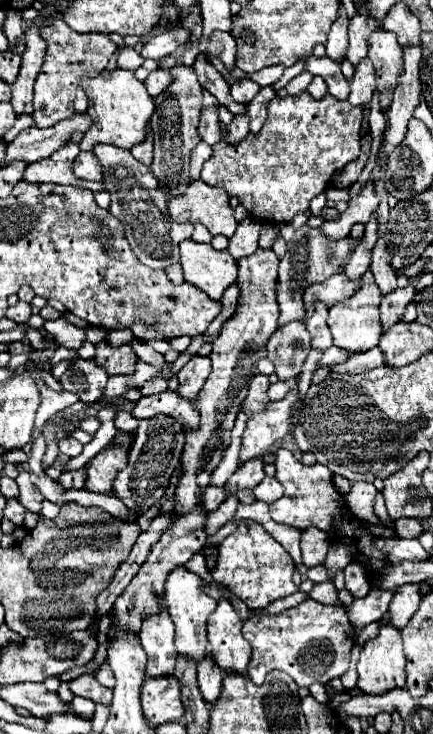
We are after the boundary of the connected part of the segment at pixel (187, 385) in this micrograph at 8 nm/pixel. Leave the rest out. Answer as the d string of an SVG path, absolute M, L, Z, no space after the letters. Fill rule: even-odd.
M191 357L191 361L177 373L179 397L183 397L185 401L193 401L201 391L203 383L207 381L209 373L211 373L209 357Z

